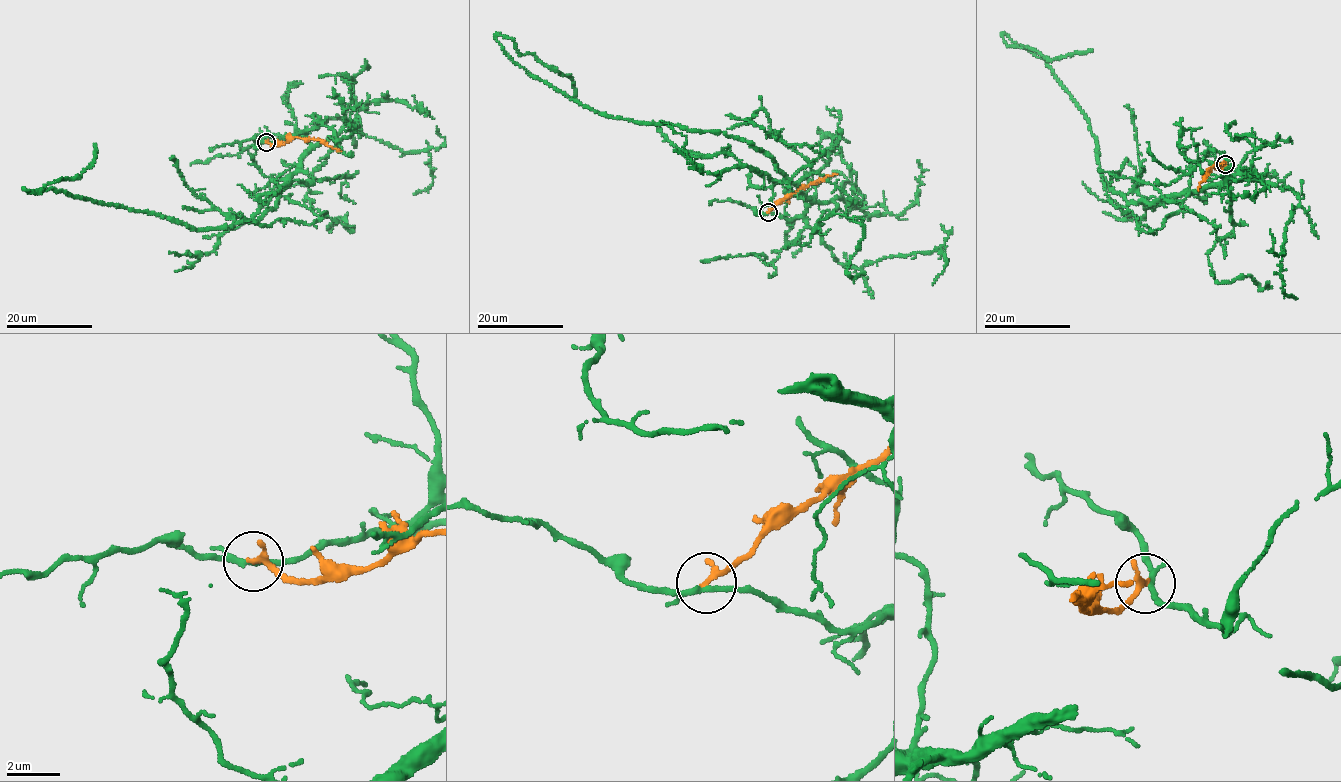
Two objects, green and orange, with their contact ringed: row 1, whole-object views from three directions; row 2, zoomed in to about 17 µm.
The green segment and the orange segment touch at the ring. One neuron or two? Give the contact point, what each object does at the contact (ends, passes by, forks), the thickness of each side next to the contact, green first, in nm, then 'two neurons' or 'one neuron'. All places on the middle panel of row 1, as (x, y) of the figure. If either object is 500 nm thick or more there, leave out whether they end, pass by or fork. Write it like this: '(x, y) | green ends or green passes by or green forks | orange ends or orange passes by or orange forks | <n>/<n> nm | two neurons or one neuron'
(768, 212) | green forks | orange passes by | 160/170 nm | two neurons

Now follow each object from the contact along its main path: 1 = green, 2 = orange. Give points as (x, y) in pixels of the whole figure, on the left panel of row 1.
1: (266, 142), (298, 132), (310, 147), (273, 208), (198, 230), (23, 189), (81, 176), (95, 144)
2: (266, 142), (276, 145), (295, 138), (311, 138), (325, 141), (340, 152)

